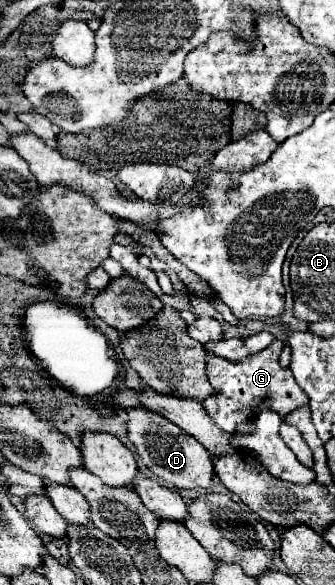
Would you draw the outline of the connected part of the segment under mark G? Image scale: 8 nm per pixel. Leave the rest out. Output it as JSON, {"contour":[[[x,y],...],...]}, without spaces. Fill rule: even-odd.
{"contour":[[[273,340],[263,352],[257,352],[241,362],[231,362],[215,354],[207,354],[207,378],[215,390],[215,398],[203,400],[203,406],[223,432],[233,434],[241,422],[255,418],[263,410],[273,410],[281,418],[285,418],[287,412],[309,404],[309,398],[305,396],[305,392],[301,392],[301,388],[297,388],[289,368],[279,366],[281,348],[283,342]]]}

